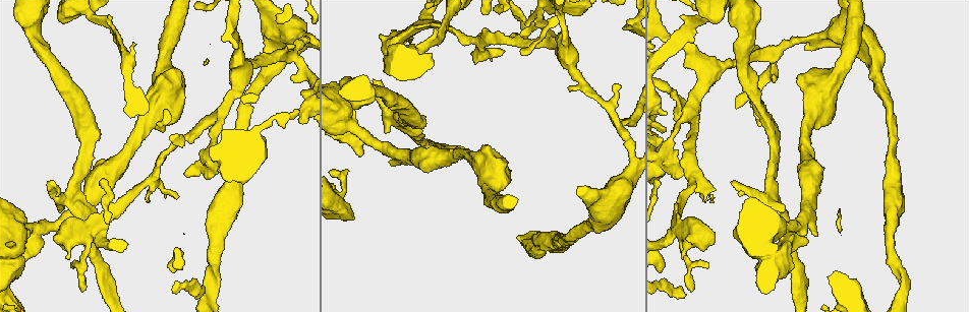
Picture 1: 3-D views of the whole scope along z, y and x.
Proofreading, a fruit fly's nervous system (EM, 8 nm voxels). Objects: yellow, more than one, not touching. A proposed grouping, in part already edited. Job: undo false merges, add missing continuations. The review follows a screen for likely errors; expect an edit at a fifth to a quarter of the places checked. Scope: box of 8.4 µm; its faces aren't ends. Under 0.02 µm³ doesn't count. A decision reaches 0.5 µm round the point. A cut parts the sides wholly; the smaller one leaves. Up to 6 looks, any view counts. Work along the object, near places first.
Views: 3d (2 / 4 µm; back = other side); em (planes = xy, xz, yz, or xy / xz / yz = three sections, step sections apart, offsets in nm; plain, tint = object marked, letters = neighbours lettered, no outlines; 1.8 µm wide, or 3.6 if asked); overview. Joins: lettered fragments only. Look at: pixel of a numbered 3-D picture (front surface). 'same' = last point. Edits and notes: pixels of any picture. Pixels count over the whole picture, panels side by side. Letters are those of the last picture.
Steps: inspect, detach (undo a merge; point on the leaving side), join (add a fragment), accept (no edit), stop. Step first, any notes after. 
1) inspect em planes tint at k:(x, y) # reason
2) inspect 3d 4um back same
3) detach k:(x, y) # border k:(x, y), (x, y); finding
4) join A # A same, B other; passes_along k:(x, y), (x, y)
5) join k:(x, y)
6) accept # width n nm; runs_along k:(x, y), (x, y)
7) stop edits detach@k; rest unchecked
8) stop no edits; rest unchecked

inspect em xy step 16 plain at 1:(667, 153) # closes a loop

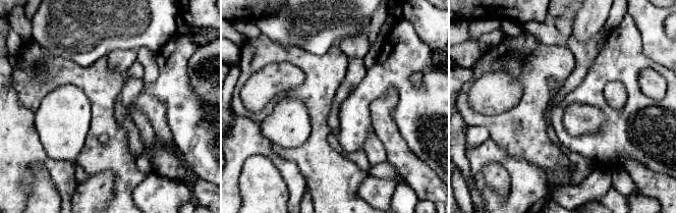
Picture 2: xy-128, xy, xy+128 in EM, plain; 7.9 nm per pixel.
inspect em xy step 16 tint same # where the object lies

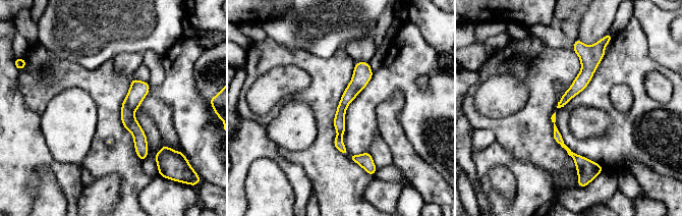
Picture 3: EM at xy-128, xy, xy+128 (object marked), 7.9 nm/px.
inspect em xy step 16 letters same

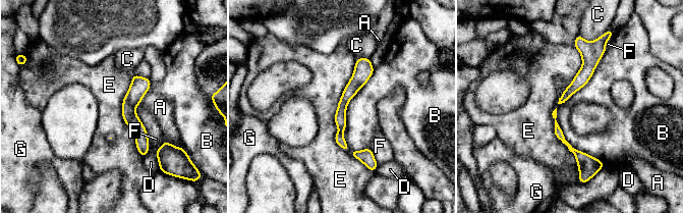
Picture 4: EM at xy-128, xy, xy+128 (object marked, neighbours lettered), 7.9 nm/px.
accept # longest_contact E 900 nm; A other, B other, C other, D other, E other, F other, G other; border 4:(356, 59), (335, 142), (372, 170); one cell here

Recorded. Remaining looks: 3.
inspect em planes letters at 1:(666, 115) # long arm stops here

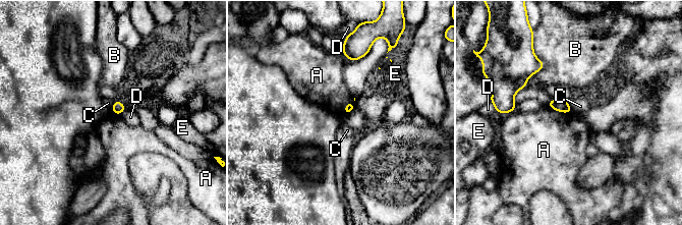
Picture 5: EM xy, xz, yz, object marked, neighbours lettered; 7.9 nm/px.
accept # A other, B other, C other, D other, E other; border 5:(546, 105), (557, 111), (570, 113); none of them fits

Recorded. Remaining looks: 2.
inspect em 3.6um xy step 16 tint at 1:(602, 222) # calibre changes

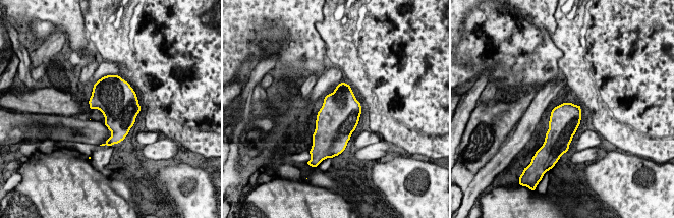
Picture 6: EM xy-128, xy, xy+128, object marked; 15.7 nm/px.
inspect em 3.6um planes letters same

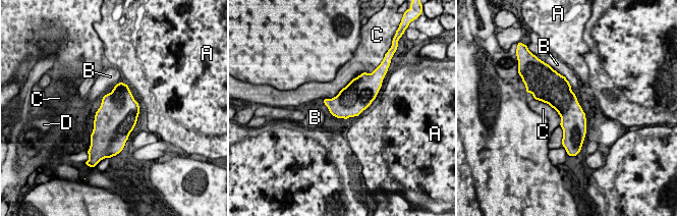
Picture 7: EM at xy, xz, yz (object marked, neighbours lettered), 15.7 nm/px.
accept # A other, B other, C other, D other; border 7:(358, 75), (334, 97), (324, 99); all the same cell

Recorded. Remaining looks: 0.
stop no edits; rest unchecked

